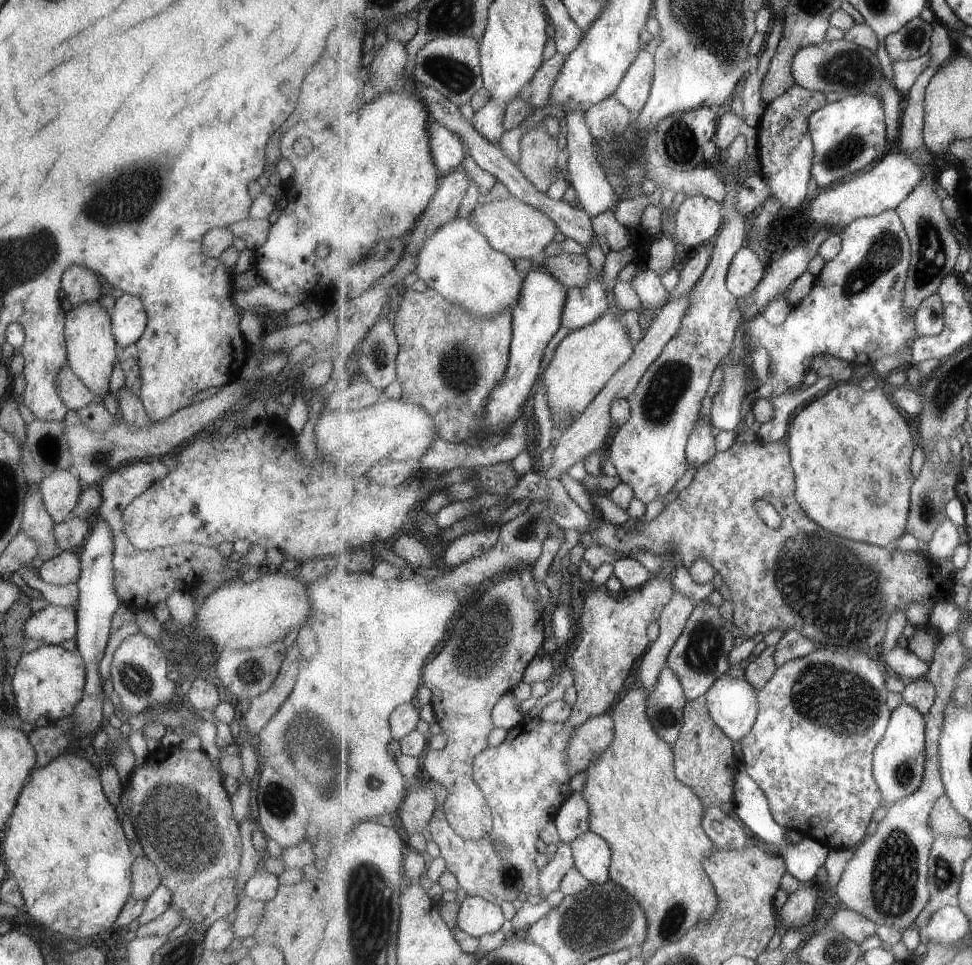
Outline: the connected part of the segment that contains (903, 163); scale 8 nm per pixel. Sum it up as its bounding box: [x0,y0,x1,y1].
[807,150,923,234]

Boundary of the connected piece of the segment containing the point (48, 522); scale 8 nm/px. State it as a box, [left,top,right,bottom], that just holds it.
[20,483,59,569]

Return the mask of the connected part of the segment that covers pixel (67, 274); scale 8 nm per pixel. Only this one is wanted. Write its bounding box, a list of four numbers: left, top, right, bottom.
[60,265,99,307]

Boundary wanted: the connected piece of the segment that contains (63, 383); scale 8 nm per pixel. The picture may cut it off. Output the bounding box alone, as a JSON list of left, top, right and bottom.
[55,364,102,411]

